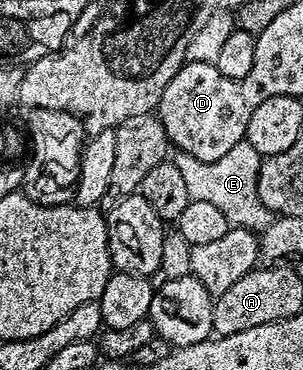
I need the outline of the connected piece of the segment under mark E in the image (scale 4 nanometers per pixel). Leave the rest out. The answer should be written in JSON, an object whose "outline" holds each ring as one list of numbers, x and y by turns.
{"outline":[[242,142,234,146,234,150,226,150,226,154,222,154,222,158,214,162,202,162,198,158,187,156,185,152,176,152,174,163,182,172,182,179,186,182,190,200,210,202,217,210,222,210,222,214,226,214,229,225,251,228,253,232,259,234,274,219,274,214,266,210,266,206,262,206,262,200,258,198,261,159,254,146]]}

